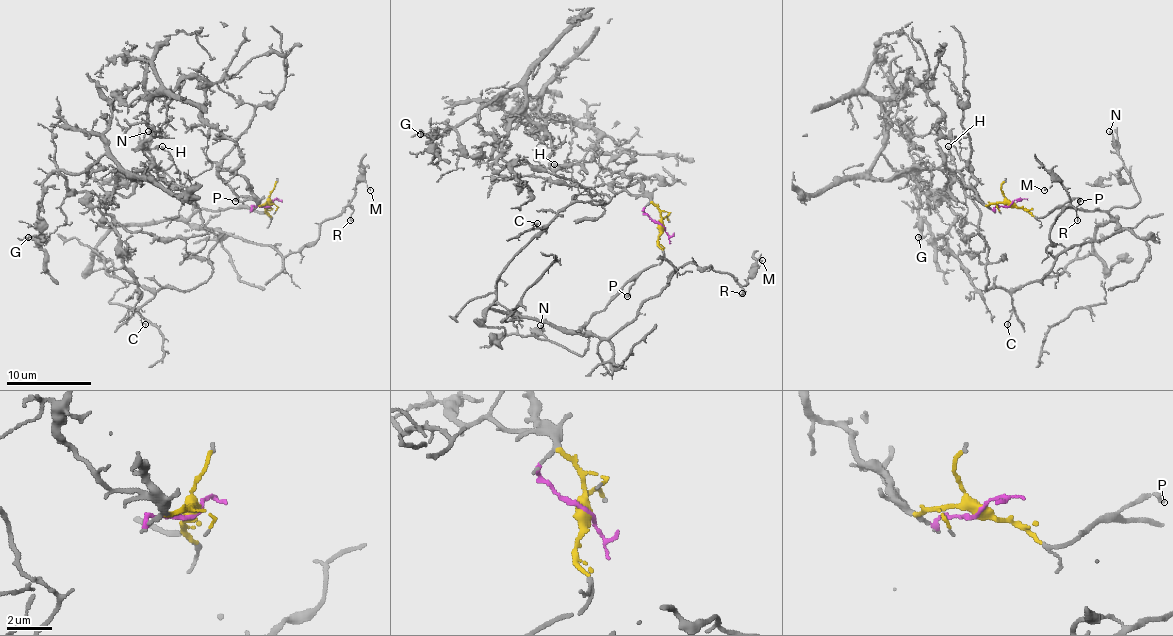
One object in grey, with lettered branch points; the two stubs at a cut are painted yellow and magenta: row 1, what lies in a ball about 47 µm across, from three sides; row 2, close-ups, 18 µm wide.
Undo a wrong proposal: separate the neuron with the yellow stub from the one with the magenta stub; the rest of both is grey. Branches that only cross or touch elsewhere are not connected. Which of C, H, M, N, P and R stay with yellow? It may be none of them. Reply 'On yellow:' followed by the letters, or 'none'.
On yellow: C, H, M, N, P, R

